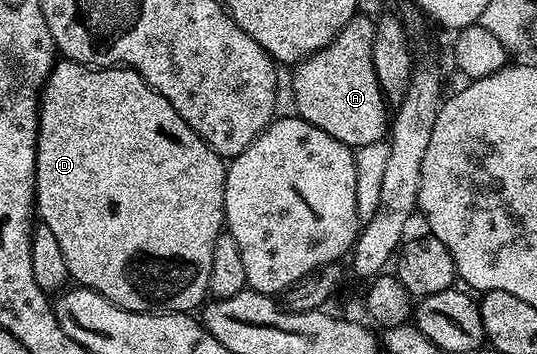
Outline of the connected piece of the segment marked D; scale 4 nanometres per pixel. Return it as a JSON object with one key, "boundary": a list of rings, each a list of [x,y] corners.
{"boundary":[[[59,59],[38,106],[38,149],[36,150],[36,174],[34,175],[34,199],[36,212],[41,223],[52,230],[60,251],[68,262],[71,281],[75,285],[91,288],[96,294],[108,298],[116,306],[129,312],[184,312],[193,313],[207,299],[212,274],[212,252],[216,238],[223,235],[226,223],[224,190],[228,164],[194,133],[192,126],[172,110],[172,102],[164,98],[133,68],[115,66],[112,68],[92,68],[78,64],[75,60]]]}

